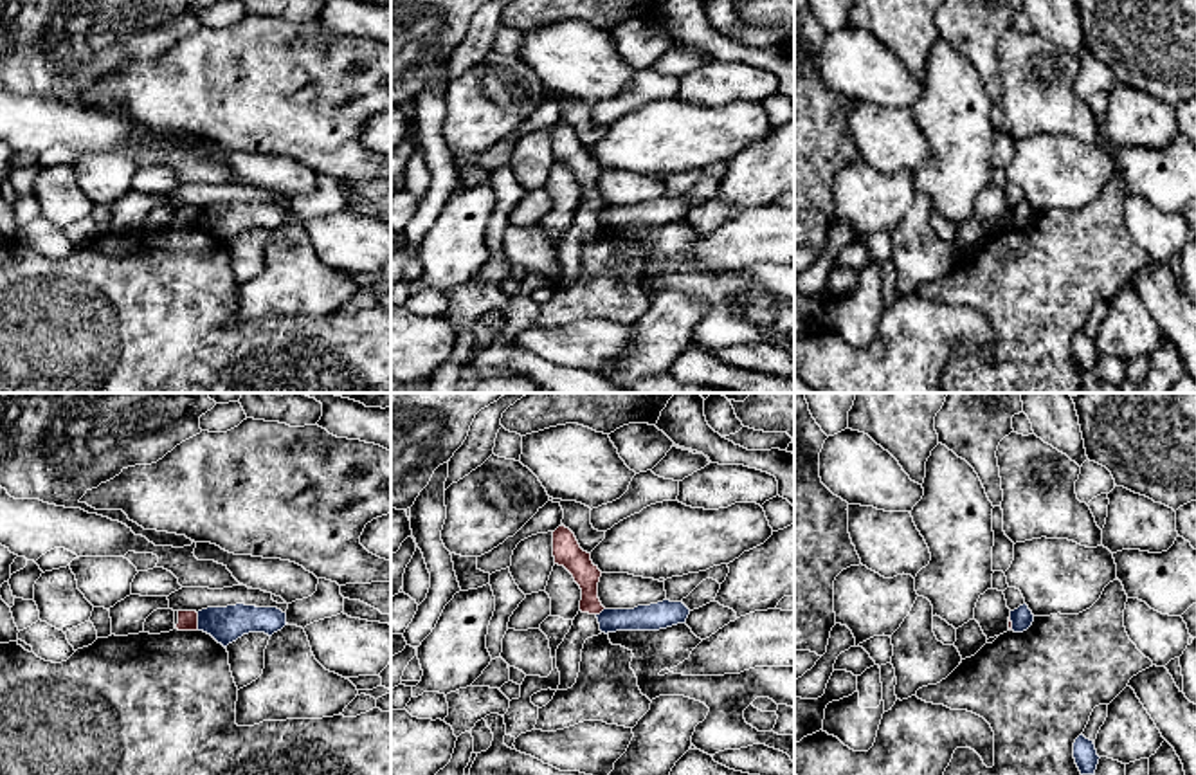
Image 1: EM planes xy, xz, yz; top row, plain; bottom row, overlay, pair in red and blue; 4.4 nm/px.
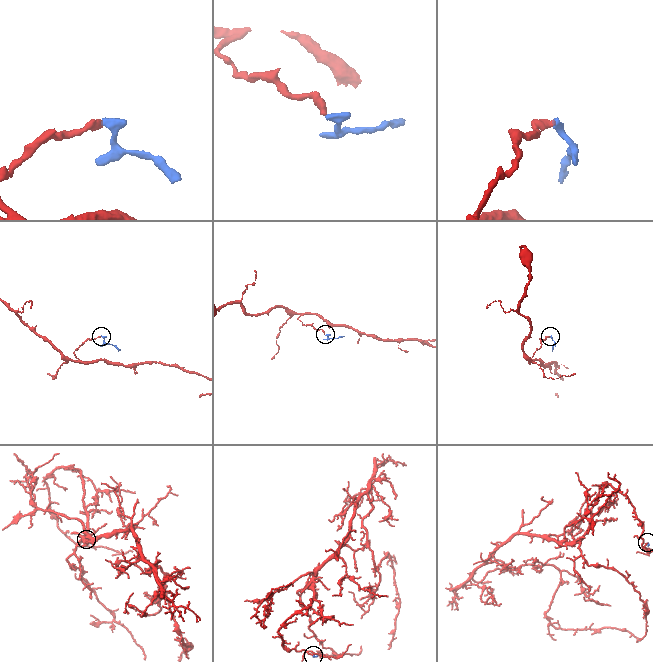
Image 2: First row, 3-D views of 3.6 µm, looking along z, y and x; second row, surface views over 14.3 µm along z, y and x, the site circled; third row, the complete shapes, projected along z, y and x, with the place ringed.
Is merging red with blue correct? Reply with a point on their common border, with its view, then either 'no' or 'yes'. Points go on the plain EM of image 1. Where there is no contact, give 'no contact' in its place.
meets red in xy at (197, 218); no

